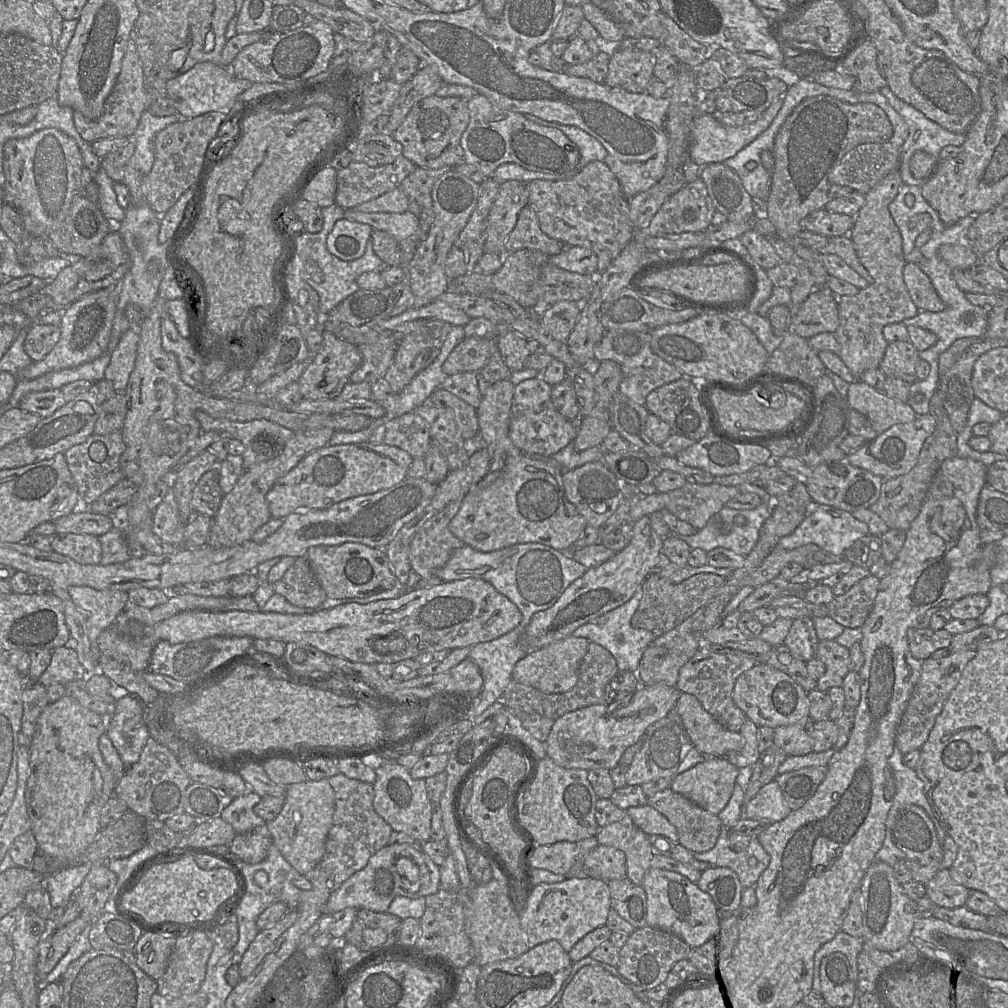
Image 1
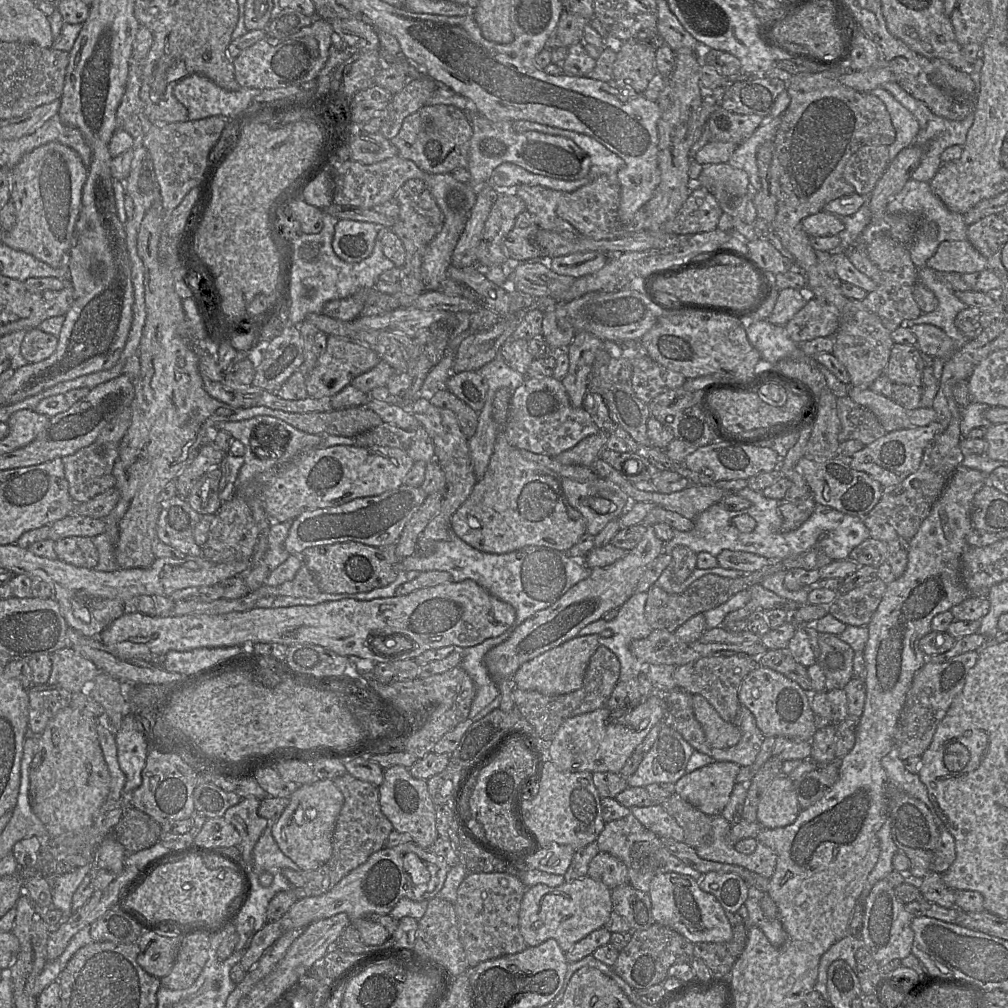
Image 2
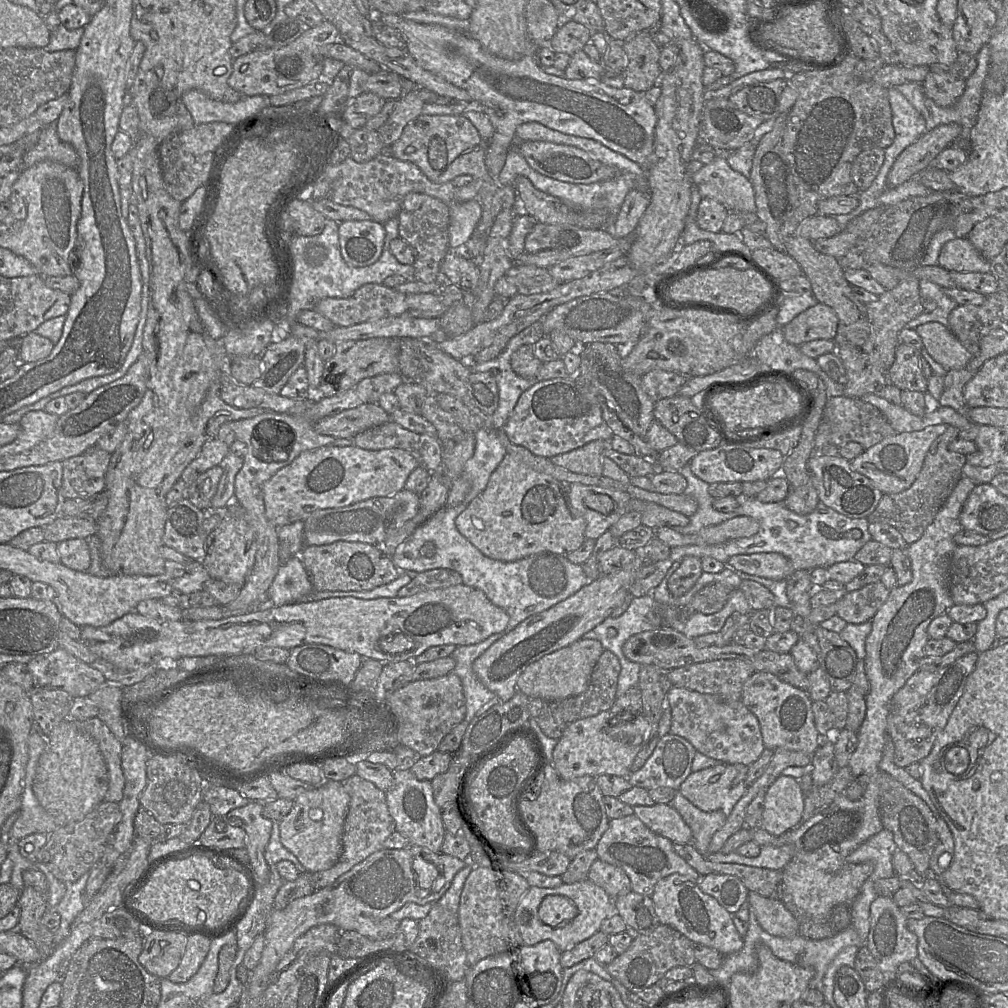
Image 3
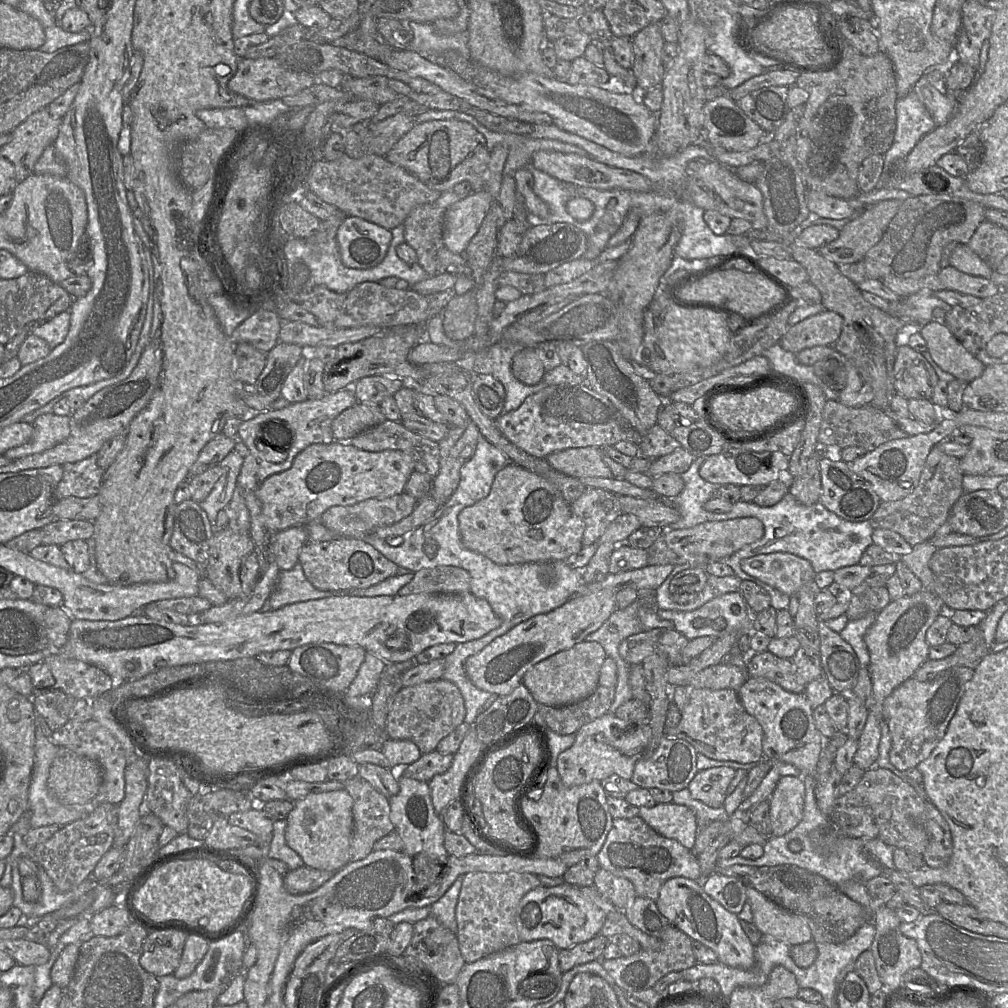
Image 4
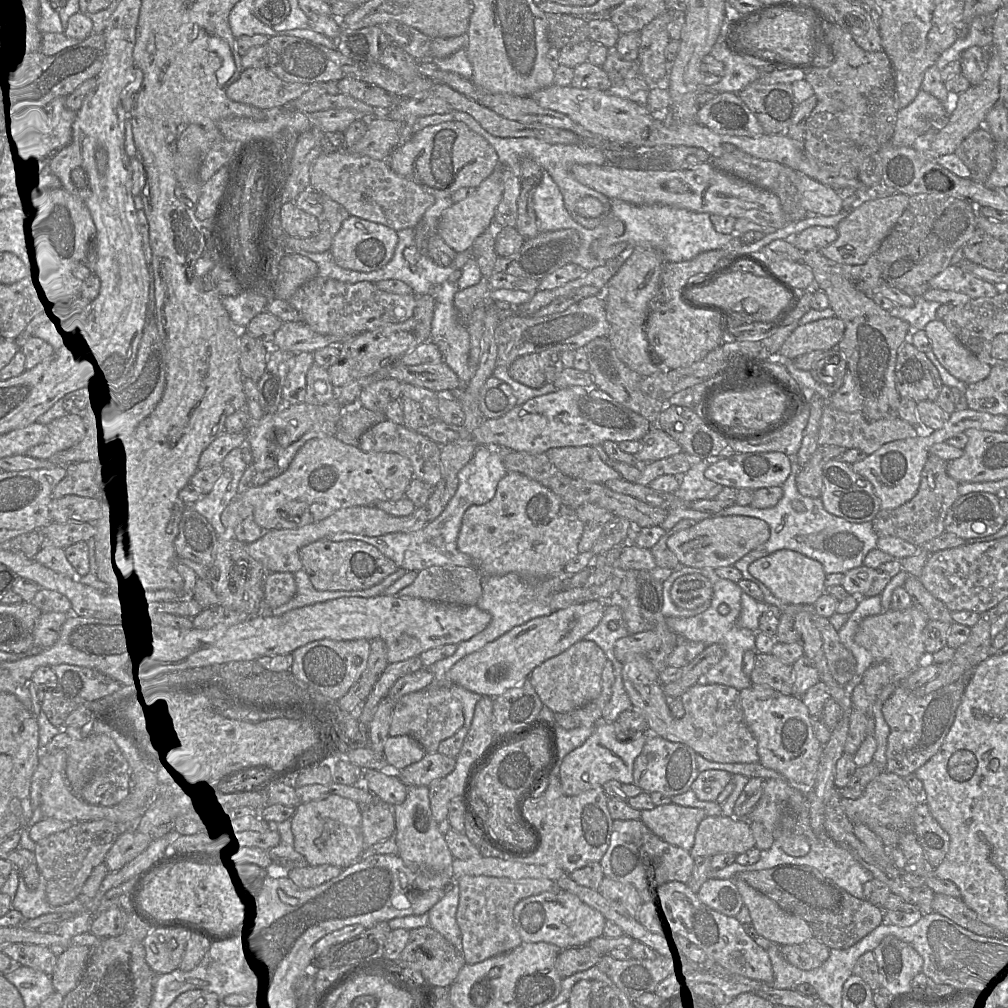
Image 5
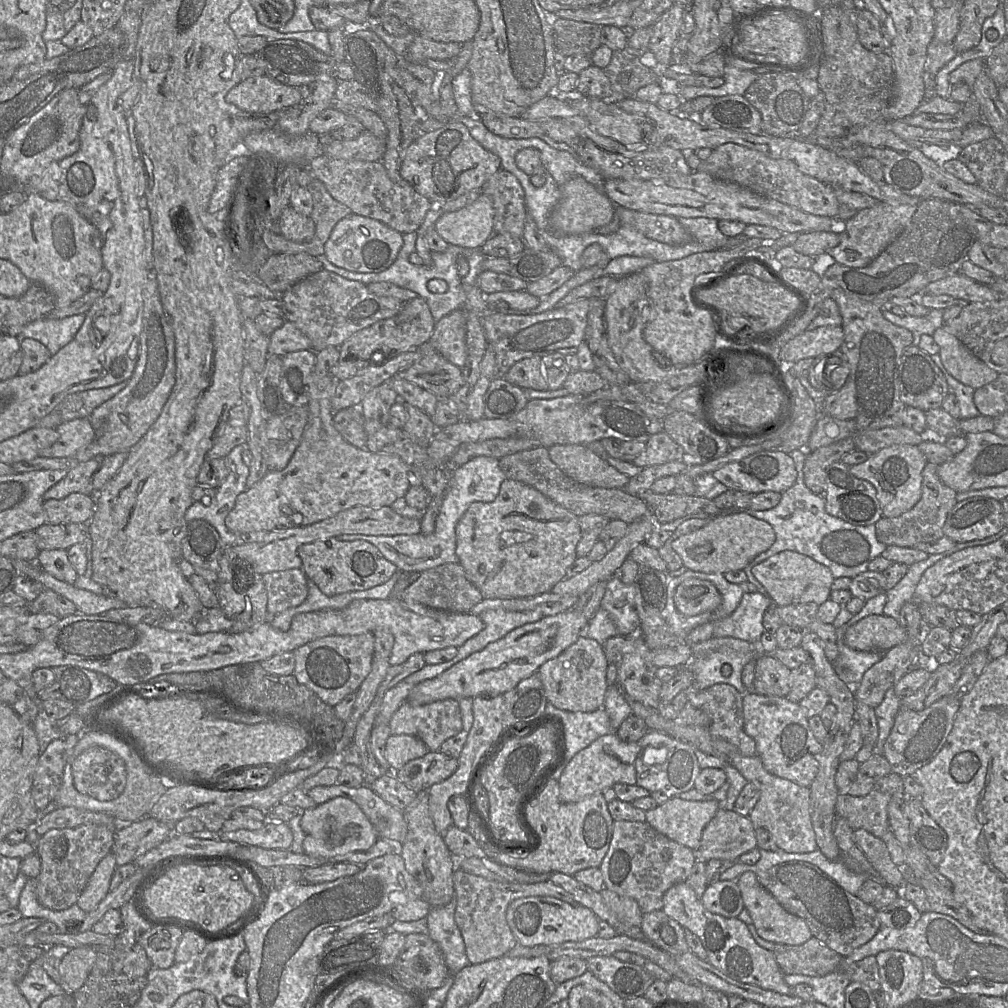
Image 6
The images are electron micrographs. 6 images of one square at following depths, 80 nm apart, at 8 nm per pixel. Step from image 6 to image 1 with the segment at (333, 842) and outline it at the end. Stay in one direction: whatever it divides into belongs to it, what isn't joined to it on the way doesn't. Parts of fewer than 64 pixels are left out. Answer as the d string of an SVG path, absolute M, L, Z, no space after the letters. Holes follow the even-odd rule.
M328 779L306 780L287 785L281 812L275 819L266 821L272 843L300 874L311 871L322 860L334 810L335 793Z

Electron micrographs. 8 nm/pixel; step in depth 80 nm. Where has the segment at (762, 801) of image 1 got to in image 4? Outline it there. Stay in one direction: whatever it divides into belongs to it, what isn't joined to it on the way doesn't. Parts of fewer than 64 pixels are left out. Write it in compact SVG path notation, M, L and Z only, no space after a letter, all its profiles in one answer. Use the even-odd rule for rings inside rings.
M782 776L770 796L771 836L787 834L802 818L805 786L802 777Z

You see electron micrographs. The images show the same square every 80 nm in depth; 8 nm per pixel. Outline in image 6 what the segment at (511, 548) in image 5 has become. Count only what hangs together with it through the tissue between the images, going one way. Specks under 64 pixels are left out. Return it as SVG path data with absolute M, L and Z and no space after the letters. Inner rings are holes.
M506 478L492 502L473 502L456 525L456 555L483 599L514 599L550 592L577 558L579 517L535 488Z

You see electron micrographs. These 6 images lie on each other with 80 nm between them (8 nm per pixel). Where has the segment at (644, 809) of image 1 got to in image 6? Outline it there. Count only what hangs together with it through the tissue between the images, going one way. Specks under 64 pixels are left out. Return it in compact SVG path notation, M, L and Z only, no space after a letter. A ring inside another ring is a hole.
M672 797L666 803L645 811L645 814L646 822L656 831L691 850L695 850L700 845L704 828L719 809L720 803L715 799L692 801Z

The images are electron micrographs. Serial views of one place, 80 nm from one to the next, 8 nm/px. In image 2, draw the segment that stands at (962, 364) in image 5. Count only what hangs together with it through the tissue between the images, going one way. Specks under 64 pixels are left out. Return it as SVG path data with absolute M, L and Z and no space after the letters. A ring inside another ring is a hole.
M931 324L910 327L917 338L917 348L931 358L949 359L957 350L956 343L940 328Z

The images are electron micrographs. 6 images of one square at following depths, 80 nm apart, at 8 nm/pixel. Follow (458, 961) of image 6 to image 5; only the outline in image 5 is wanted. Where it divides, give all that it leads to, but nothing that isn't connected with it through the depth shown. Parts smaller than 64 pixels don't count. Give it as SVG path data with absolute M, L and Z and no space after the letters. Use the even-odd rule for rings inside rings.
M452 883L445 895L429 910L428 915L430 926L463 954L462 933L456 919L459 900L459 885Z

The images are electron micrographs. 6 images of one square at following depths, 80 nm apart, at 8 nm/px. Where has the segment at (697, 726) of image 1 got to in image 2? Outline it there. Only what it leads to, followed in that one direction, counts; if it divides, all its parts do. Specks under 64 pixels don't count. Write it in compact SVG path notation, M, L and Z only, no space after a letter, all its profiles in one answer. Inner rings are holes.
M700 694L692 695L692 705L696 719L701 724L707 742L714 748L728 748L741 739L739 728L724 721L715 708Z

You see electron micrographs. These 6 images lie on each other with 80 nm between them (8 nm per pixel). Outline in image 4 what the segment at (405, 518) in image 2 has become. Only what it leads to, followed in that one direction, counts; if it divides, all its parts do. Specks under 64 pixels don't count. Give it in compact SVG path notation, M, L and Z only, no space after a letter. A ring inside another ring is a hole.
M402 492L386 498L370 498L351 506L333 506L327 509L319 521L338 537L362 538L383 526L394 524L411 514L417 502L413 496Z

